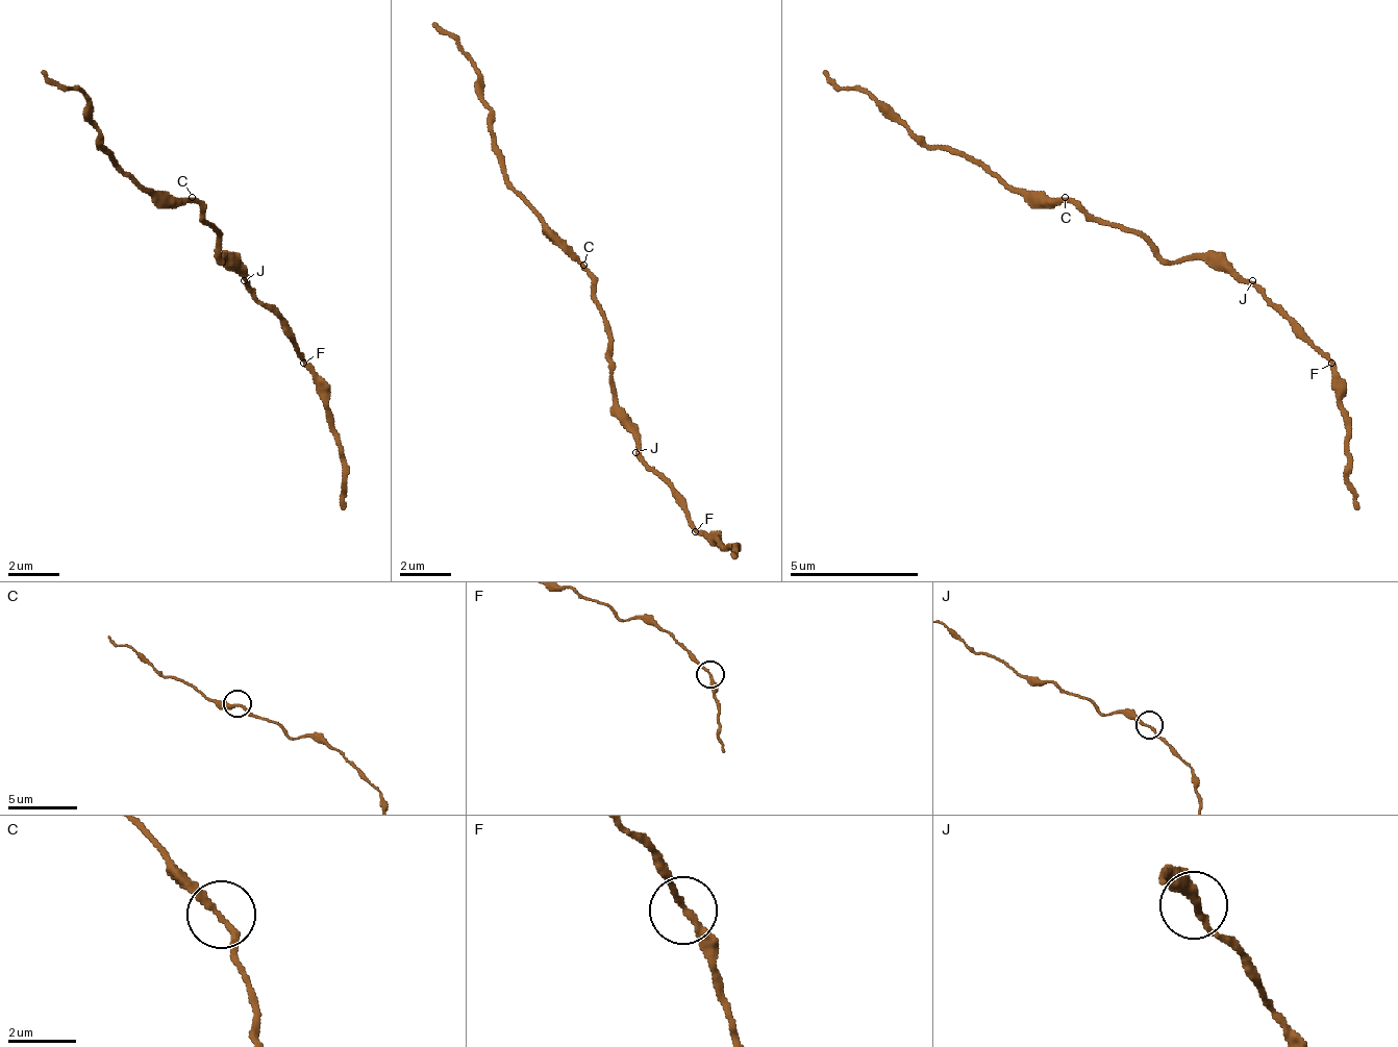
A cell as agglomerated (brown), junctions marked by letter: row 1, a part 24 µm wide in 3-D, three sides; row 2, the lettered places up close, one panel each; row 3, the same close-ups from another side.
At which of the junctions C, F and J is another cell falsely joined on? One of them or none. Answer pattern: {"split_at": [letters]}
{"split_at": []}

